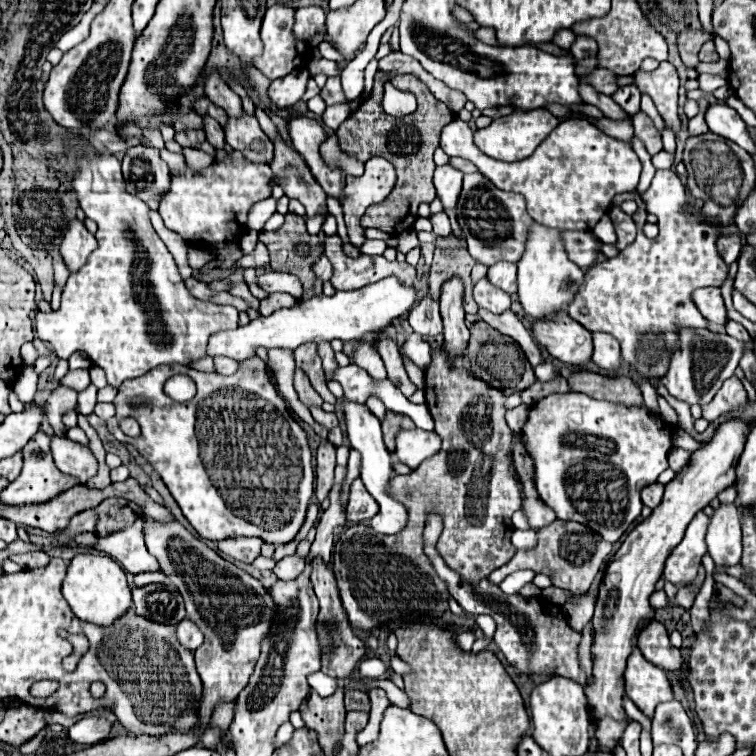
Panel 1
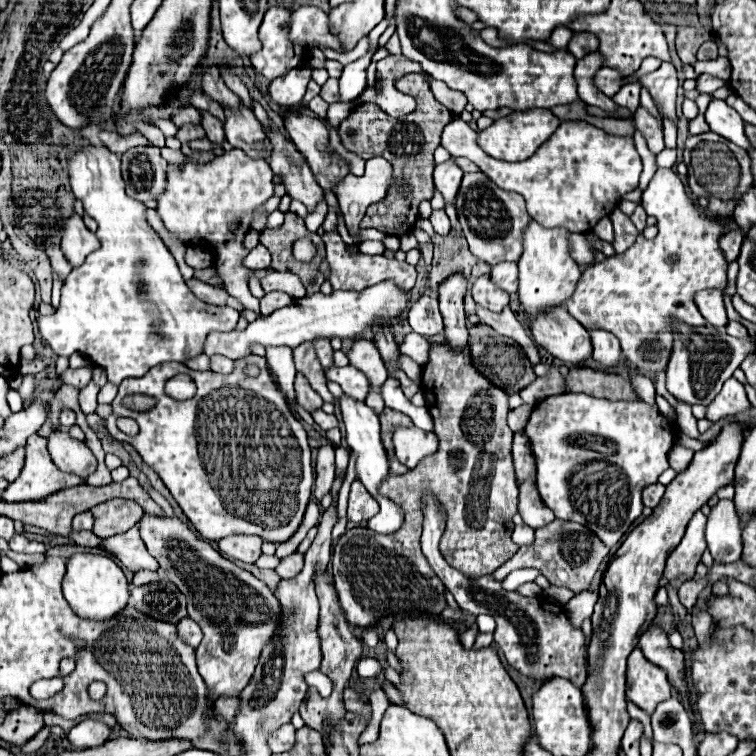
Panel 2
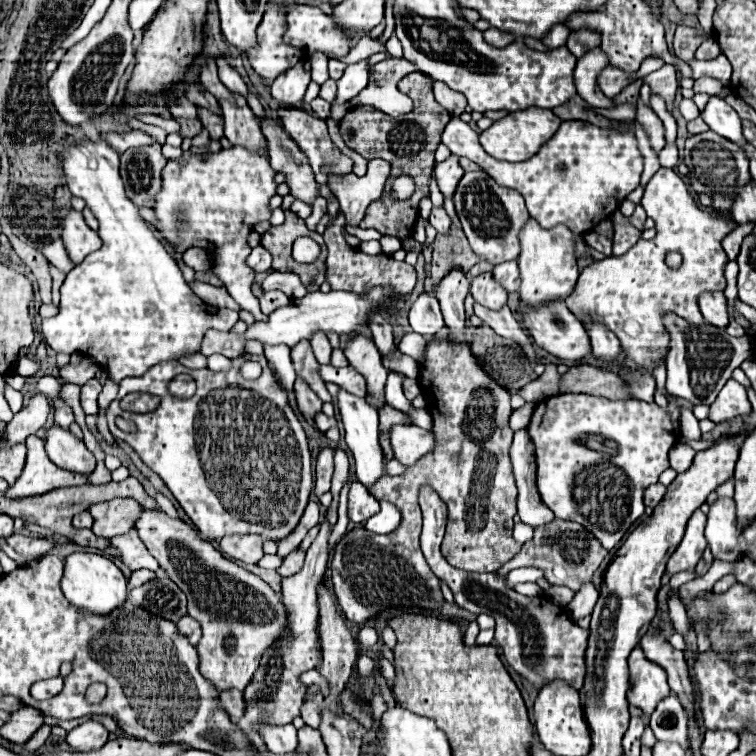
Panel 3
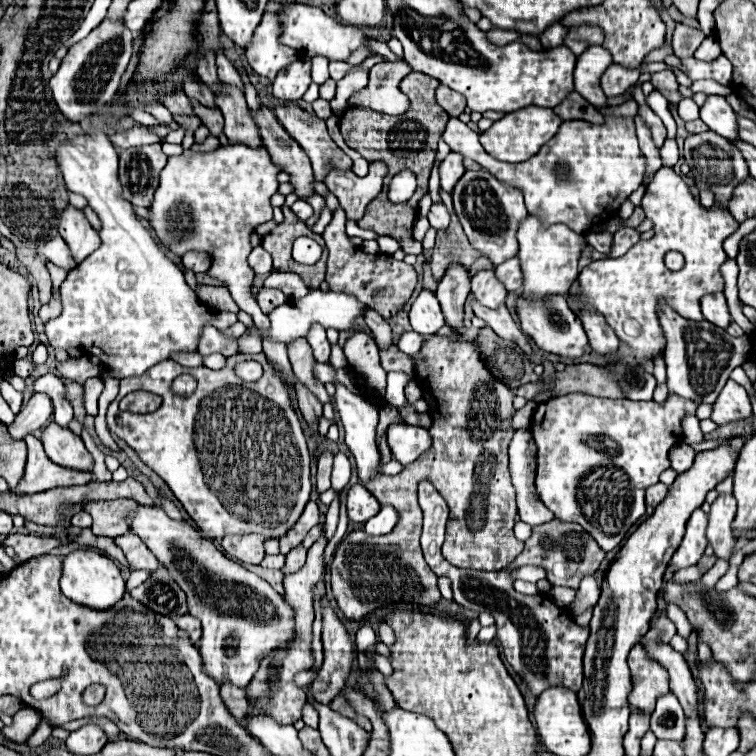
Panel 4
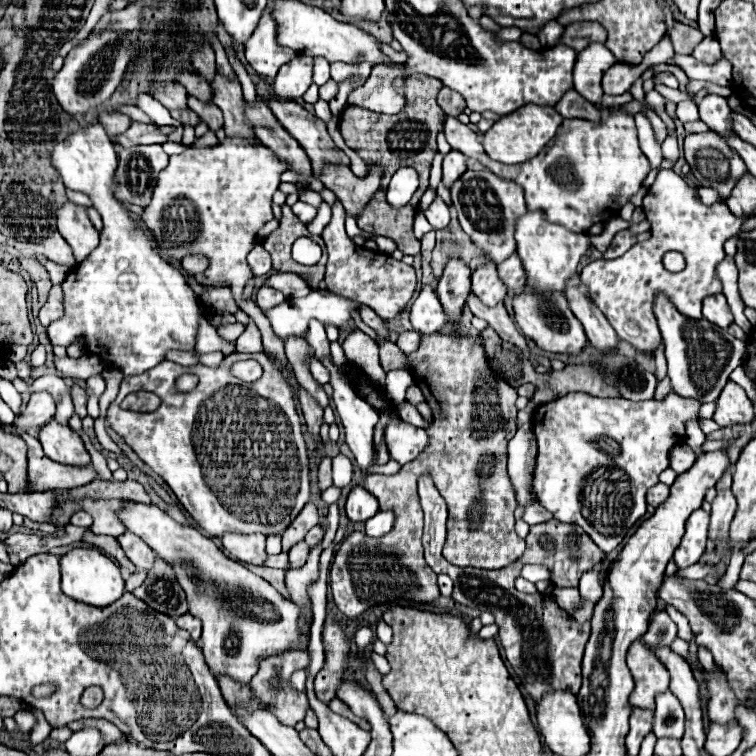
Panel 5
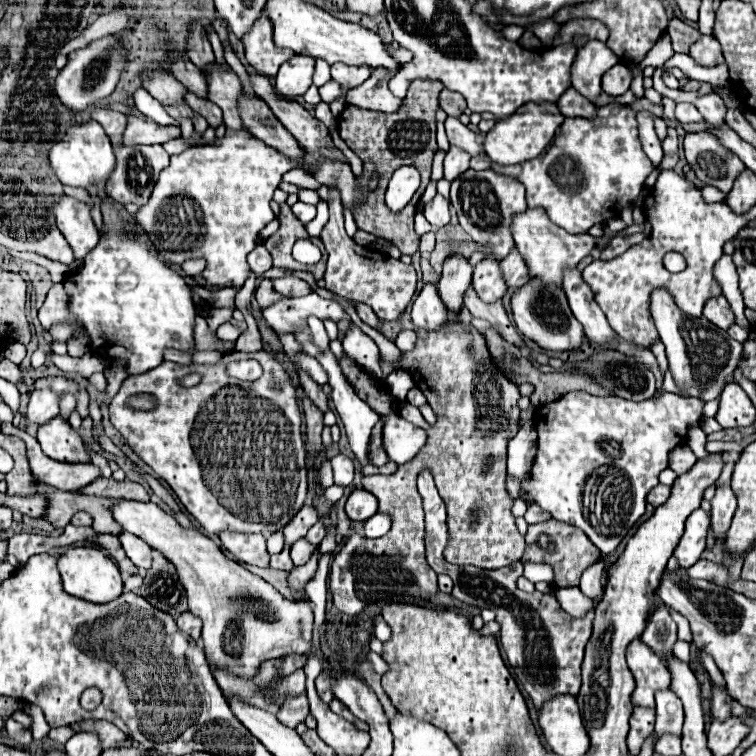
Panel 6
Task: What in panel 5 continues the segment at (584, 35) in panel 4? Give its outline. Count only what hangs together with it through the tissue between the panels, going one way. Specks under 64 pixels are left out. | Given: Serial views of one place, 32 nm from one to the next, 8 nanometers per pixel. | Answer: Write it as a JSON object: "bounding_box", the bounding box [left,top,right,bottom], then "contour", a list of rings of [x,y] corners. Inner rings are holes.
{"bounding_box":[558,22,606,52],"contour":[[[576,22],[564,26],[564,34],[560,36],[558,44],[572,46],[576,52],[582,50],[588,42],[606,42],[606,28],[600,22]]]}

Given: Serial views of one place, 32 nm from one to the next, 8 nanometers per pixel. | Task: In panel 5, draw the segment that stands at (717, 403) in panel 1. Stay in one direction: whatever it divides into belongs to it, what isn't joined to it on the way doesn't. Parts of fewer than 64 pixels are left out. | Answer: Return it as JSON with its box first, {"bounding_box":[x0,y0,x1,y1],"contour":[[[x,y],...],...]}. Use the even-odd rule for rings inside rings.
{"bounding_box":[714,382,754,426],"contour":[[[728,382],[722,394],[718,396],[714,420],[720,426],[750,424],[754,420],[754,404],[750,402],[746,392],[736,382]]]}

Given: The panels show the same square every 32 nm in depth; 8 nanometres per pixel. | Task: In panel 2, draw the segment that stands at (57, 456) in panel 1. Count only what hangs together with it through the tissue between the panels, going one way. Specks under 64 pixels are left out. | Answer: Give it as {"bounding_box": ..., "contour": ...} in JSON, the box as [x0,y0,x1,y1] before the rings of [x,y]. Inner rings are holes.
{"bounding_box":[48,430,96,478],"contour":[[[52,430],[48,436],[48,452],[54,464],[70,474],[88,478],[96,470],[96,458],[84,442],[72,438],[68,432]]]}

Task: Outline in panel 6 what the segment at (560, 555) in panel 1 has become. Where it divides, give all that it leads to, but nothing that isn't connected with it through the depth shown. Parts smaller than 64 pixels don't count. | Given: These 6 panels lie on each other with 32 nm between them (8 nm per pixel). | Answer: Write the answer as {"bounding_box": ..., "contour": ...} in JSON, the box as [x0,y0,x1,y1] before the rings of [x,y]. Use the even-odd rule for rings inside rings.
{"bounding_box":[522,520,600,588],"contour":[[[548,520],[548,522],[540,522],[540,524],[530,524],[528,532],[526,532],[526,552],[522,556],[522,562],[538,562],[538,564],[550,564],[556,570],[556,580],[554,584],[560,588],[566,586],[578,586],[580,574],[592,566],[594,562],[600,560],[600,550],[596,550],[596,546],[592,546],[592,542],[588,542],[588,536],[576,528],[576,526],[568,526],[564,522],[556,522],[556,520]]]}

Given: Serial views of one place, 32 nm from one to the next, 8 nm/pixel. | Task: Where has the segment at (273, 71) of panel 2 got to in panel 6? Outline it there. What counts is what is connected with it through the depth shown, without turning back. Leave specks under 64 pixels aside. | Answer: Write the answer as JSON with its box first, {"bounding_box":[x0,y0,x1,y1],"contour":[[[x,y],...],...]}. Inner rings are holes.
{"bounding_box":[242,16,292,78],"contour":[[[260,16],[250,32],[242,36],[242,44],[246,50],[246,60],[250,62],[252,68],[262,72],[264,76],[272,78],[276,76],[278,68],[292,58],[292,50],[288,48],[278,48],[274,46],[272,40],[272,22],[266,16]]]}

